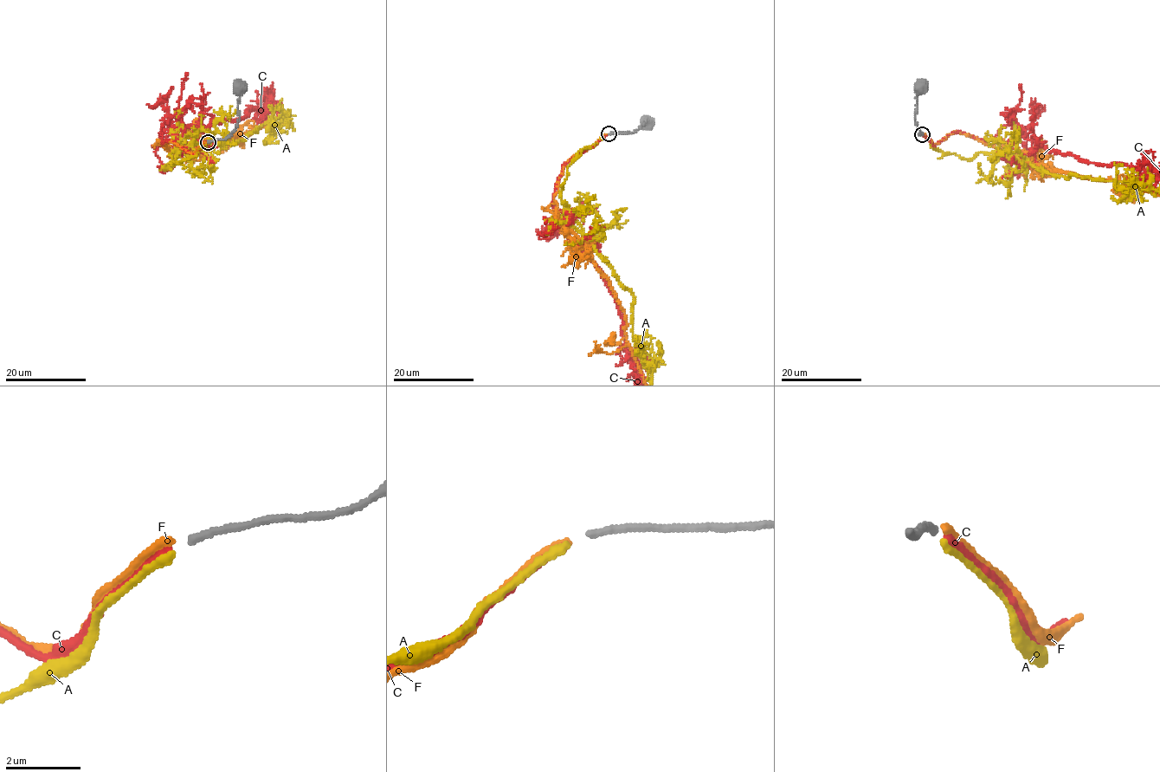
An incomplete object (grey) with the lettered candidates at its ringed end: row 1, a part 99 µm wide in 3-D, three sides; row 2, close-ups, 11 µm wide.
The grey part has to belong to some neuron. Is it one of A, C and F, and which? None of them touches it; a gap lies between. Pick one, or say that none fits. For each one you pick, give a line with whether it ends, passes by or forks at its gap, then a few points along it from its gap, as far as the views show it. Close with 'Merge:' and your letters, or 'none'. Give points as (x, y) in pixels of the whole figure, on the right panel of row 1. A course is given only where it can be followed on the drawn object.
Merge: none

